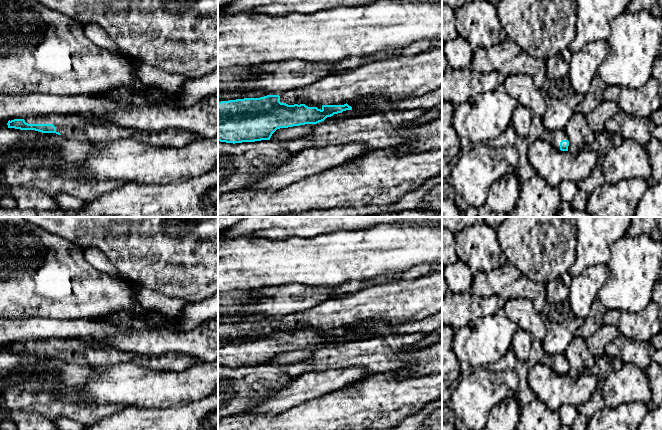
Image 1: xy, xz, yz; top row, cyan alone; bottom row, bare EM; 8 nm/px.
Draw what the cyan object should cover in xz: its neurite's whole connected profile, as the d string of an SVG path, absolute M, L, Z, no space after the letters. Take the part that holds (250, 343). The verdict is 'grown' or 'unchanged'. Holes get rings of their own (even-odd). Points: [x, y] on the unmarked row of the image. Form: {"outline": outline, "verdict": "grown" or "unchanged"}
{"outline": "M442 272L427 274L415 279L401 279L386 285L377 285L360 289L354 293L345 293L339 297L322 302L301 313L290 314L279 319L267 319L260 322L244 322L218 327L218 365L226 367L255 366L270 364L272 358L280 352L305 348L317 348L327 341L352 334L347 327L362 321L384 320L400 324L422 320L442 310Z", "verdict": "grown"}

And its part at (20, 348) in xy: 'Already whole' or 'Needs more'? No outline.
Needs more

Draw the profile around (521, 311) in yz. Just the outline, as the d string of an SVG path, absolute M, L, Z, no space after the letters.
M507 300L497 314L512 320L521 330L529 332L538 340L542 341L546 335L547 324L542 321L540 312L530 300Z

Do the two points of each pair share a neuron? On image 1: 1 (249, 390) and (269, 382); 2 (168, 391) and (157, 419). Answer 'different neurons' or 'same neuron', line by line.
1: same neuron
2: different neurons

